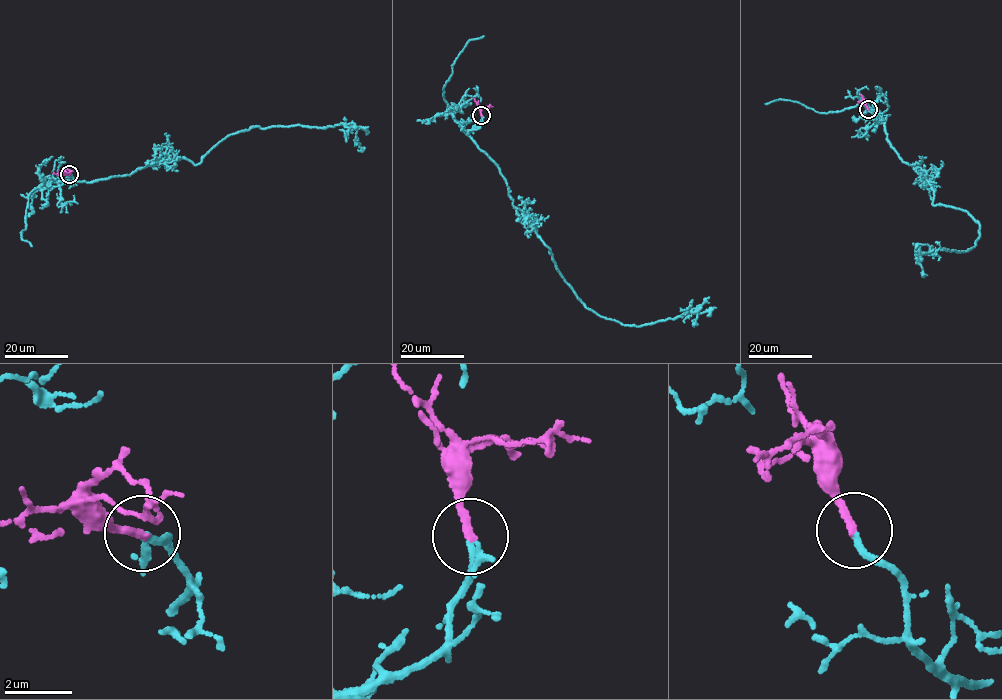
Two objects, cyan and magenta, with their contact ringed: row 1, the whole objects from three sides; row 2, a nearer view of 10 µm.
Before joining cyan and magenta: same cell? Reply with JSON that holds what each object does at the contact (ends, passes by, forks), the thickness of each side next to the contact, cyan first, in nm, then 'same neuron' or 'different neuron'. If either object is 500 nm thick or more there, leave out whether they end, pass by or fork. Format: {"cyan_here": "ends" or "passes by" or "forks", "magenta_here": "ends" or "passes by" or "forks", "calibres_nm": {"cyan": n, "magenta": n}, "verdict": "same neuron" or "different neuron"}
{"cyan_here": "ends", "magenta_here": "ends", "calibres_nm": {"cyan": 190, "magenta": 240}, "verdict": "same neuron"}

